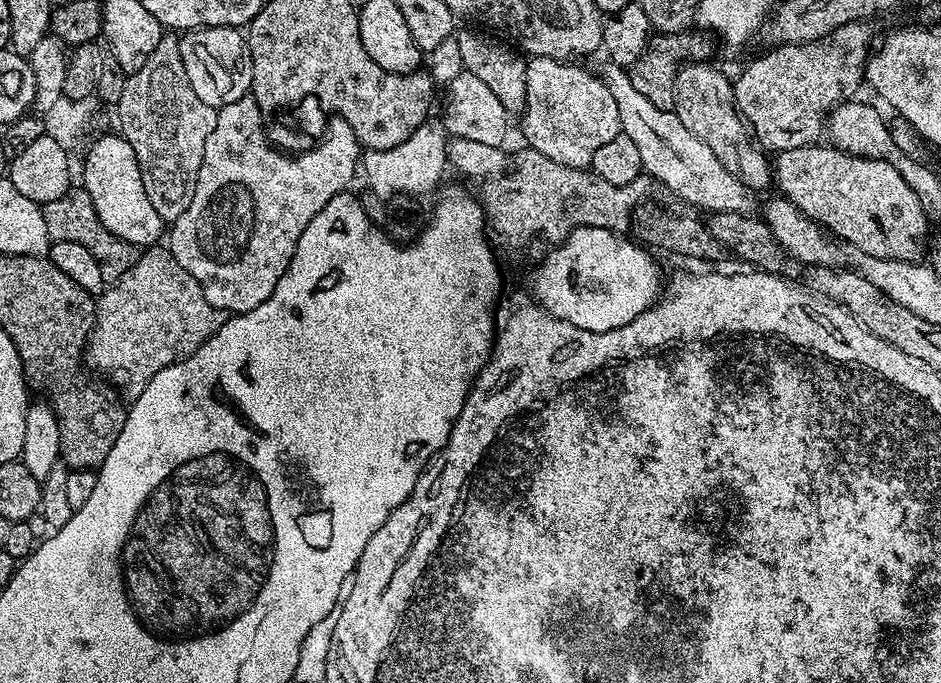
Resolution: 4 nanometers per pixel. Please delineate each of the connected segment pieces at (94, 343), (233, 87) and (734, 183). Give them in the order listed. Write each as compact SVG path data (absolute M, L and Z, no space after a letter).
M145 247L138 262L99 293L96 327L89 334L84 349L83 363L93 373L101 372L96 374L115 385L123 395L125 392L128 398L140 396L158 370L166 370L166 366L194 354L226 319L222 309L206 302L202 286L182 270L171 251L160 247Z
M198 28L188 30L179 37L182 66L186 66L186 78L190 78L190 86L194 94L206 102L206 106L214 106L217 110L230 106L230 102L238 102L238 98L249 95L252 90L252 59L245 33L239 28Z
M604 62L598 68L598 75L614 97L618 106L620 131L623 135L638 146L638 154L642 154L642 169L647 175L653 176L656 181L664 185L669 193L673 192L680 200L693 204L696 208L706 208L713 212L741 212L751 213L752 200L750 189L742 183L682 122L676 117L675 111L654 106L645 96L635 89L634 82L629 78L627 71L619 64Z

